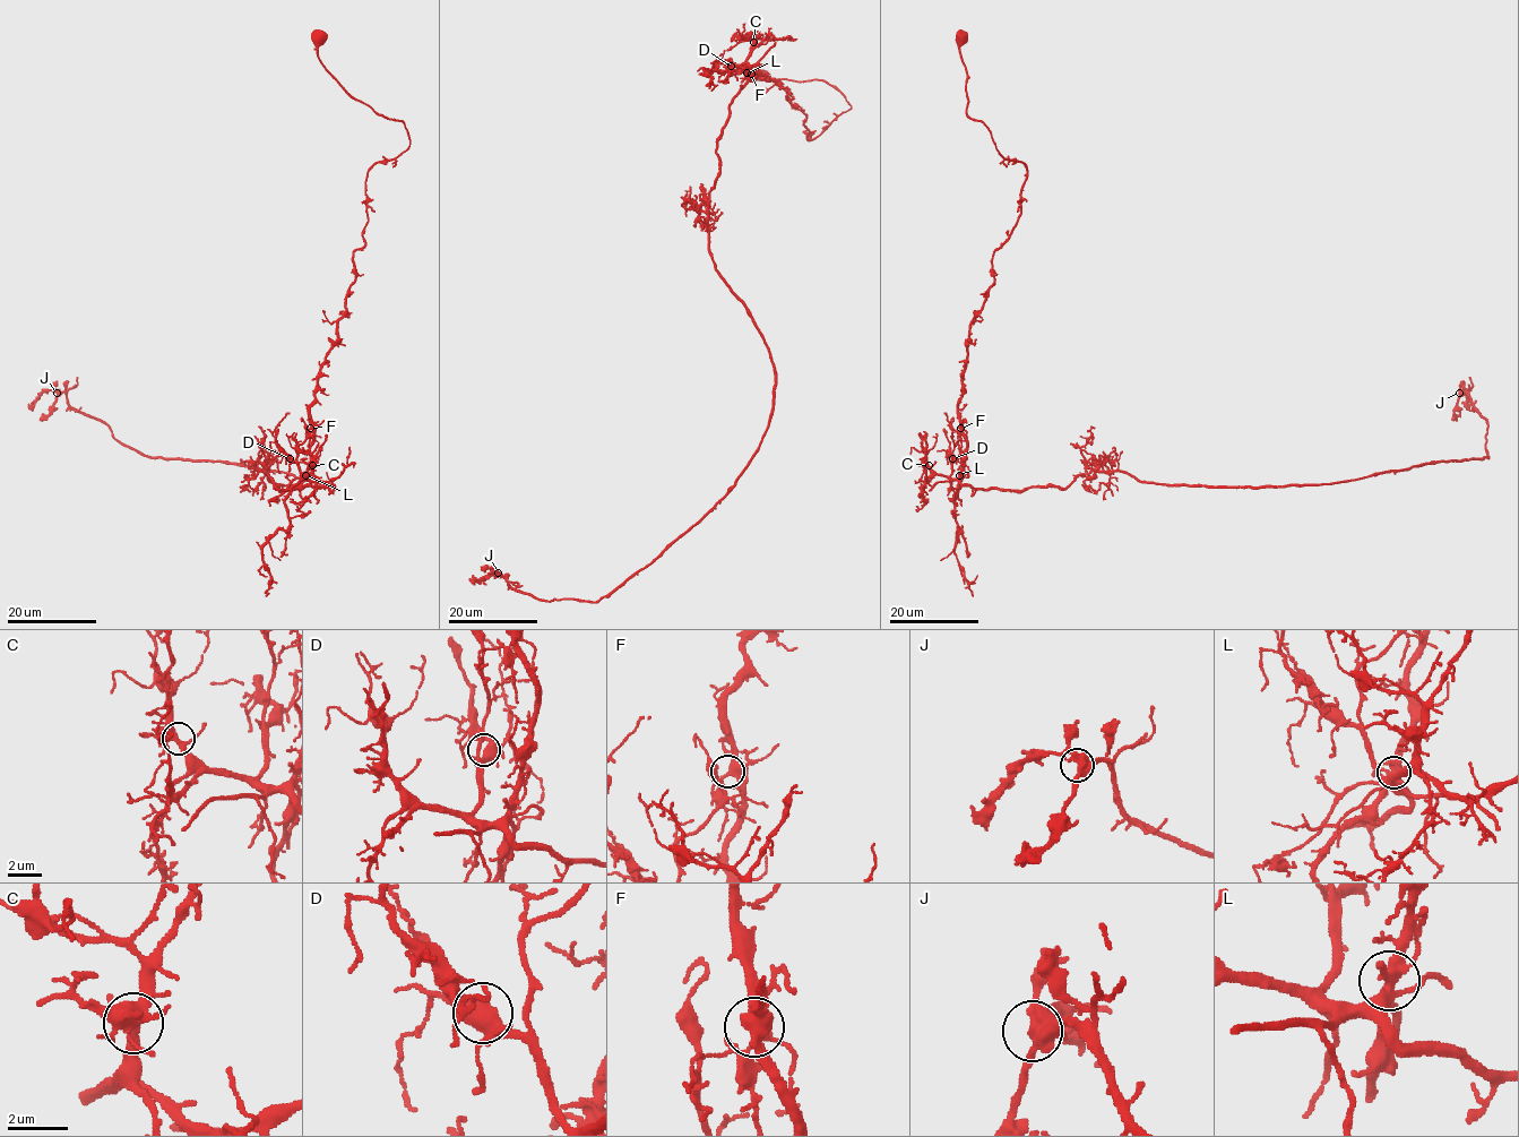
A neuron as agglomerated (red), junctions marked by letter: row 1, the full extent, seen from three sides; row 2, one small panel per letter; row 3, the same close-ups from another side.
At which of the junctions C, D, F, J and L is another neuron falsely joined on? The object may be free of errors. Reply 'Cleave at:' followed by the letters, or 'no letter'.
Cleave at: L

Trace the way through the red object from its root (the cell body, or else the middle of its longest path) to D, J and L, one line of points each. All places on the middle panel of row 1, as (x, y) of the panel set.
D: (717, 173), (716, 141), (728, 117), (728, 104), (751, 72), (744, 62), (731, 66)
J: (717, 173), (708, 250), (775, 369), (774, 411), (758, 451), (695, 525), (595, 602), (542, 601), (498, 573)
L: (717, 173), (717, 137), (728, 117), (728, 104), (751, 75), (747, 72)

